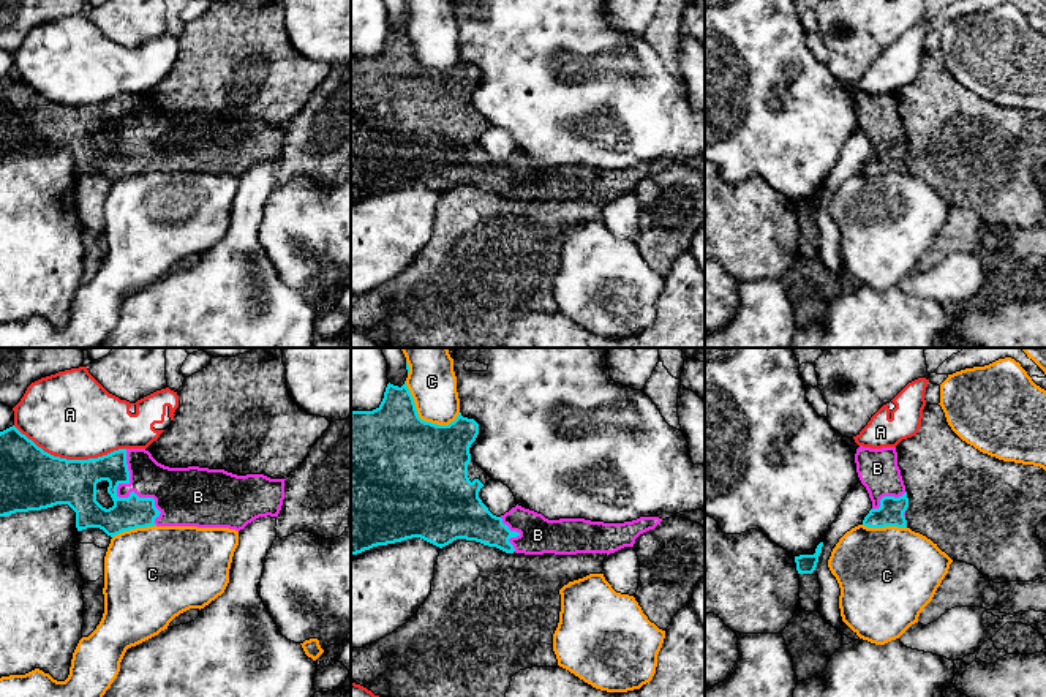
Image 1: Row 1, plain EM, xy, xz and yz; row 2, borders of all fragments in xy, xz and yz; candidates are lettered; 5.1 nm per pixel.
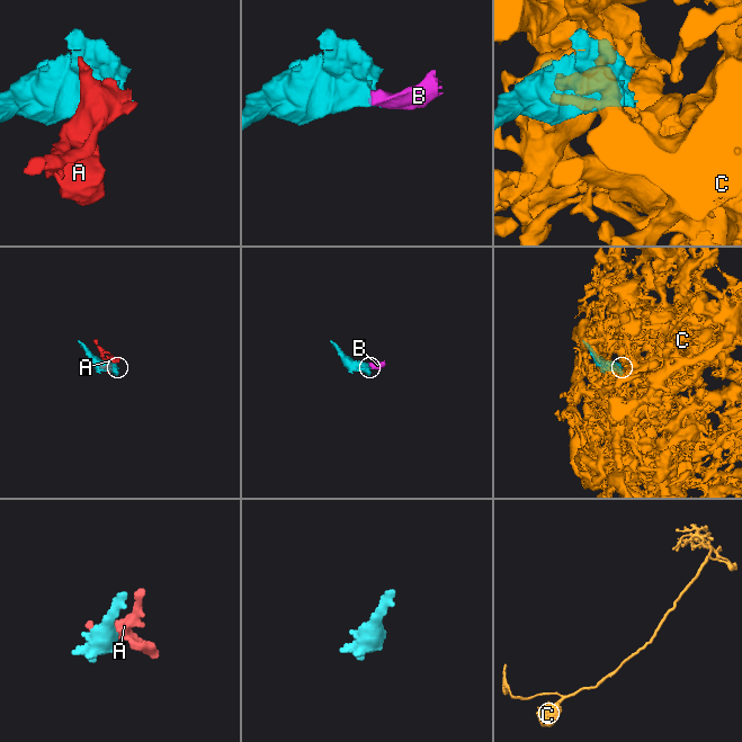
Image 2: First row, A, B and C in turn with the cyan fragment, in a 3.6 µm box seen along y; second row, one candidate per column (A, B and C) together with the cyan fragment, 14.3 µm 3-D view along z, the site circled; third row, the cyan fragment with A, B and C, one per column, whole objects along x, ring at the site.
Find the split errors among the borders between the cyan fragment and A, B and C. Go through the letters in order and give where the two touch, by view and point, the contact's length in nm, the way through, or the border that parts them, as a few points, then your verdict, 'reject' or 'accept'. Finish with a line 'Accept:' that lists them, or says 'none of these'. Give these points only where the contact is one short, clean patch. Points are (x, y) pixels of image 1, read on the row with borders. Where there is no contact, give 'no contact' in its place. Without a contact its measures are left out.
A: contact xy (70, 460); length 600 nm; reject
B: contact xy (122, 498); length 420 nm; way xy (76, 481), (108, 476), (122, 498), (169, 487); accept
C: contact xz (421, 419); length 340 nm; reject
Accept: B

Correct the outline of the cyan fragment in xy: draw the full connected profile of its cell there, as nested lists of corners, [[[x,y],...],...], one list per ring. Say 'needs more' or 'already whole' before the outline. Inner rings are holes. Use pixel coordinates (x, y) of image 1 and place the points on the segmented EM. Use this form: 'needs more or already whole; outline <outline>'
needs more; outline [[[14,425],[0,431],[0,517],[16,512],[41,511],[68,504],[76,512],[77,531],[100,528],[114,537],[123,531],[147,526],[229,528],[240,531],[259,517],[278,517],[284,499],[284,480],[264,474],[237,476],[224,469],[199,466],[169,468],[158,463],[145,449],[119,449],[88,460],[54,457],[22,435]],[[107,480],[114,506],[106,509],[96,501],[96,484]]]

